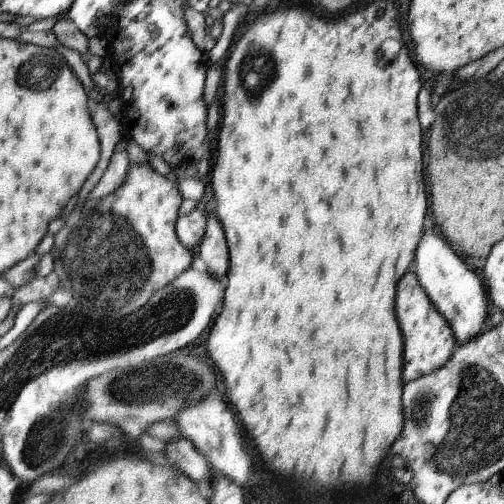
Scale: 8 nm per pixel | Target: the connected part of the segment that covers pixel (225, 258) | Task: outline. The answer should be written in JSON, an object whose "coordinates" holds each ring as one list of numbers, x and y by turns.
{"coordinates":[[212,210,209,229,205,231,205,239,197,247,197,252,206,264,208,273,220,281,227,277,229,268,229,250,224,238,223,227,215,218,214,210]]}

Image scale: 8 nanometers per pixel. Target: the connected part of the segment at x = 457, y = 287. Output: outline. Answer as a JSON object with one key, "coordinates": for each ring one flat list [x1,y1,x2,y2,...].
{"coordinates":[[434,224,432,228,426,226,420,246,416,248,414,270,420,287,427,298,430,298,435,310,446,318,457,341,466,343,472,337,479,335,488,325,492,309,483,288,482,277,478,271,472,271,464,264,464,260,449,247,447,239]]}

